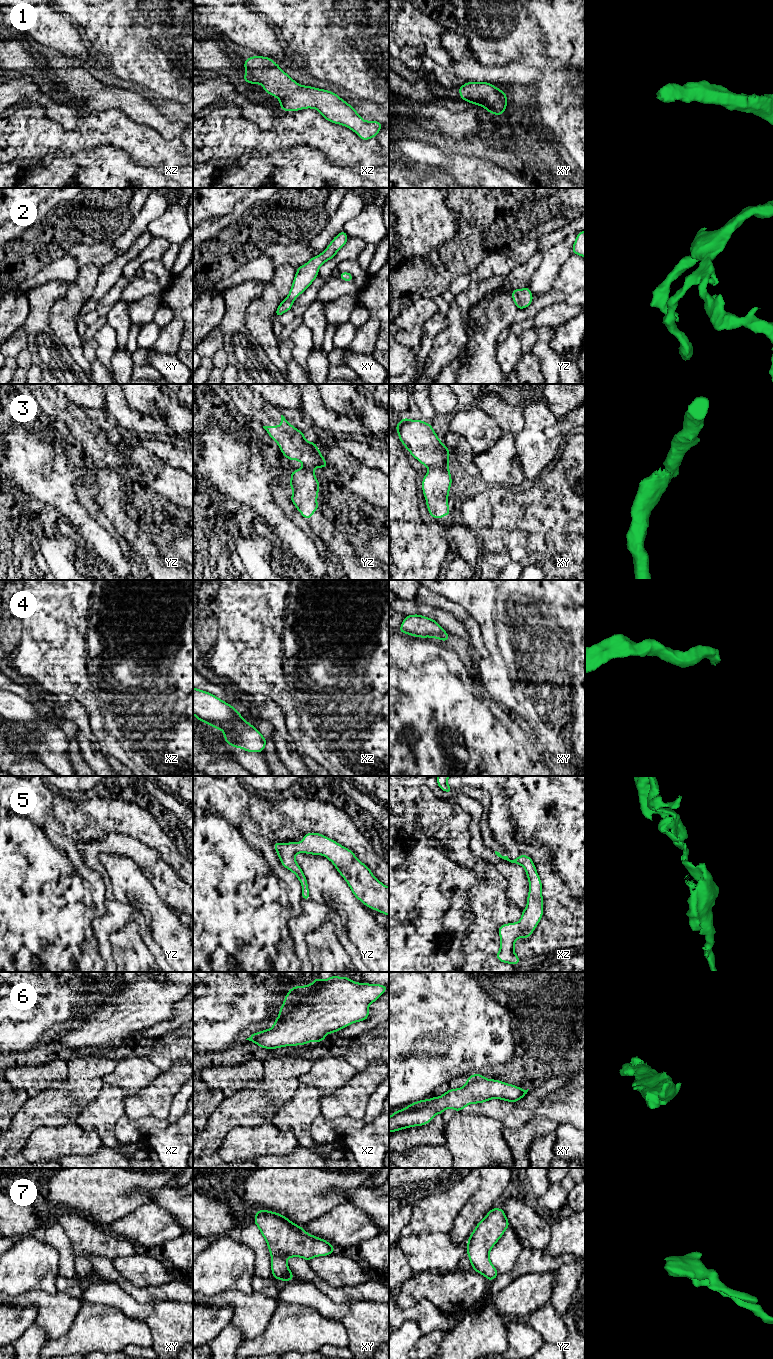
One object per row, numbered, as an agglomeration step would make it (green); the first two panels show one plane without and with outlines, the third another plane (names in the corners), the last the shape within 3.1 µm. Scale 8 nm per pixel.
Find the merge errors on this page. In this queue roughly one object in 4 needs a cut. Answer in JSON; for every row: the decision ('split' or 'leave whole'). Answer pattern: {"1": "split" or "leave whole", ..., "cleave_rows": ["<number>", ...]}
{"1": "leave whole", "2": "leave whole", "3": "split", "4": "leave whole", "5": "leave whole", "6": "leave whole", "7": "leave whole", "cleave_rows": ["3"]}

